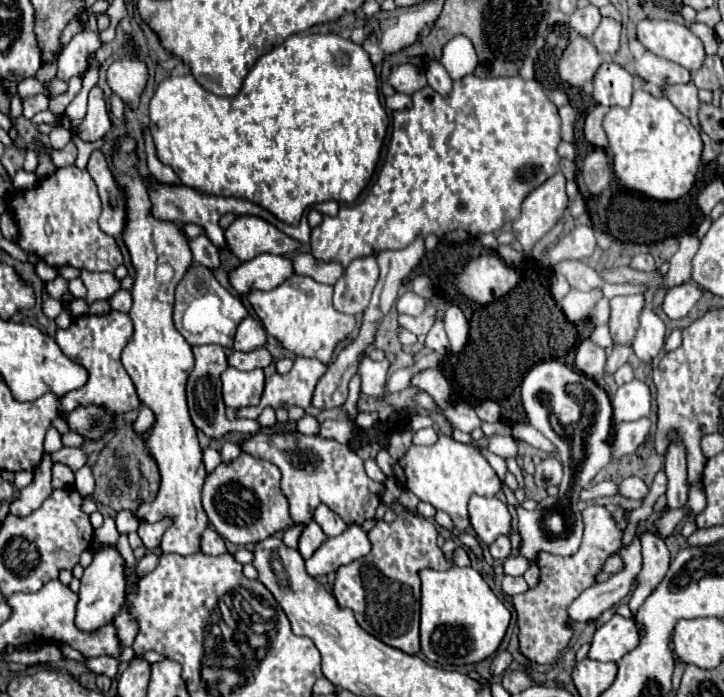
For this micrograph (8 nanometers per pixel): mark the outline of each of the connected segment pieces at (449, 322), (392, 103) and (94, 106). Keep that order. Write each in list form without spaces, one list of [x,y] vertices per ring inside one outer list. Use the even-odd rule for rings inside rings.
[[[450,306],[444,316],[444,330],[452,344],[452,354],[460,354],[460,350],[468,342],[468,320],[464,318],[458,306]]]
[[[396,92],[394,96],[386,98],[386,106],[388,106],[390,110],[404,110],[404,108],[408,108],[410,104],[412,104],[412,100],[410,100],[408,94],[400,94],[400,92]]]
[[[94,86],[88,94],[88,112],[78,126],[78,136],[82,140],[98,140],[110,130],[110,118],[108,118],[108,106],[106,98],[100,86]]]

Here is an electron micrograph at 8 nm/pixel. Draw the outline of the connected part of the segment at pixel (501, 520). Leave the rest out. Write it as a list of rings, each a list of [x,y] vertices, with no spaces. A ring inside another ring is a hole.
[[[472,496],[468,502],[470,524],[482,544],[492,544],[500,534],[510,534],[512,520],[508,508],[498,498]]]

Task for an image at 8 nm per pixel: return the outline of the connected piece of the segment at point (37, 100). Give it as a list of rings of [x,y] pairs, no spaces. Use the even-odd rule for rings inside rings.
[[[36,94],[36,96],[30,96],[30,98],[22,100],[22,106],[24,106],[24,116],[32,118],[34,114],[38,114],[42,110],[48,110],[48,98],[44,94]]]

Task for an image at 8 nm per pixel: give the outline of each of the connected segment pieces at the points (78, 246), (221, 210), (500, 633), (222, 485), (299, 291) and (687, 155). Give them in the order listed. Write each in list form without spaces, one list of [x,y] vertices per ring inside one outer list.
[[[76,166],[58,168],[28,190],[10,190],[4,196],[4,202],[18,226],[16,246],[38,256],[48,266],[114,272],[122,264],[124,258],[118,242],[98,226],[100,196],[92,176],[86,170]]]
[[[152,174],[150,176],[144,176],[142,182],[146,184],[148,188],[148,194],[150,194],[150,202],[152,202],[152,216],[156,220],[164,220],[164,222],[180,222],[180,224],[198,224],[206,230],[206,236],[210,238],[212,244],[224,248],[224,230],[219,226],[220,217],[228,212],[235,215],[254,215],[258,216],[272,225],[276,226],[279,230],[287,234],[288,236],[298,240],[300,243],[309,243],[311,237],[311,231],[307,221],[307,211],[303,215],[300,224],[298,226],[286,226],[282,224],[272,213],[266,209],[252,204],[248,200],[238,200],[238,198],[218,198],[218,196],[208,196],[208,194],[202,194],[202,192],[194,192],[194,188],[190,186],[184,186],[184,184],[164,184],[160,180],[156,180]]]
[[[472,566],[450,570],[422,570],[420,642],[422,654],[438,666],[476,664],[492,656],[510,624],[510,610],[496,598],[486,580]]]
[[[246,452],[228,464],[216,466],[206,476],[202,504],[216,532],[232,544],[256,544],[256,540],[284,532],[294,524],[288,498],[280,488],[280,470],[272,462]]]
[[[290,276],[280,286],[262,292],[250,292],[248,300],[262,320],[268,334],[278,338],[278,342],[292,354],[304,358],[318,358],[328,364],[332,352],[338,342],[342,342],[356,326],[354,316],[342,314],[332,306],[334,288],[328,284],[320,284],[308,276]]]
[[[634,90],[632,104],[628,108],[610,108],[608,116],[604,116],[604,130],[608,134],[608,151],[612,157],[613,171],[622,186],[656,200],[678,200],[690,192],[700,166],[702,138],[692,122],[680,114],[668,98],[654,98],[644,90]]]

